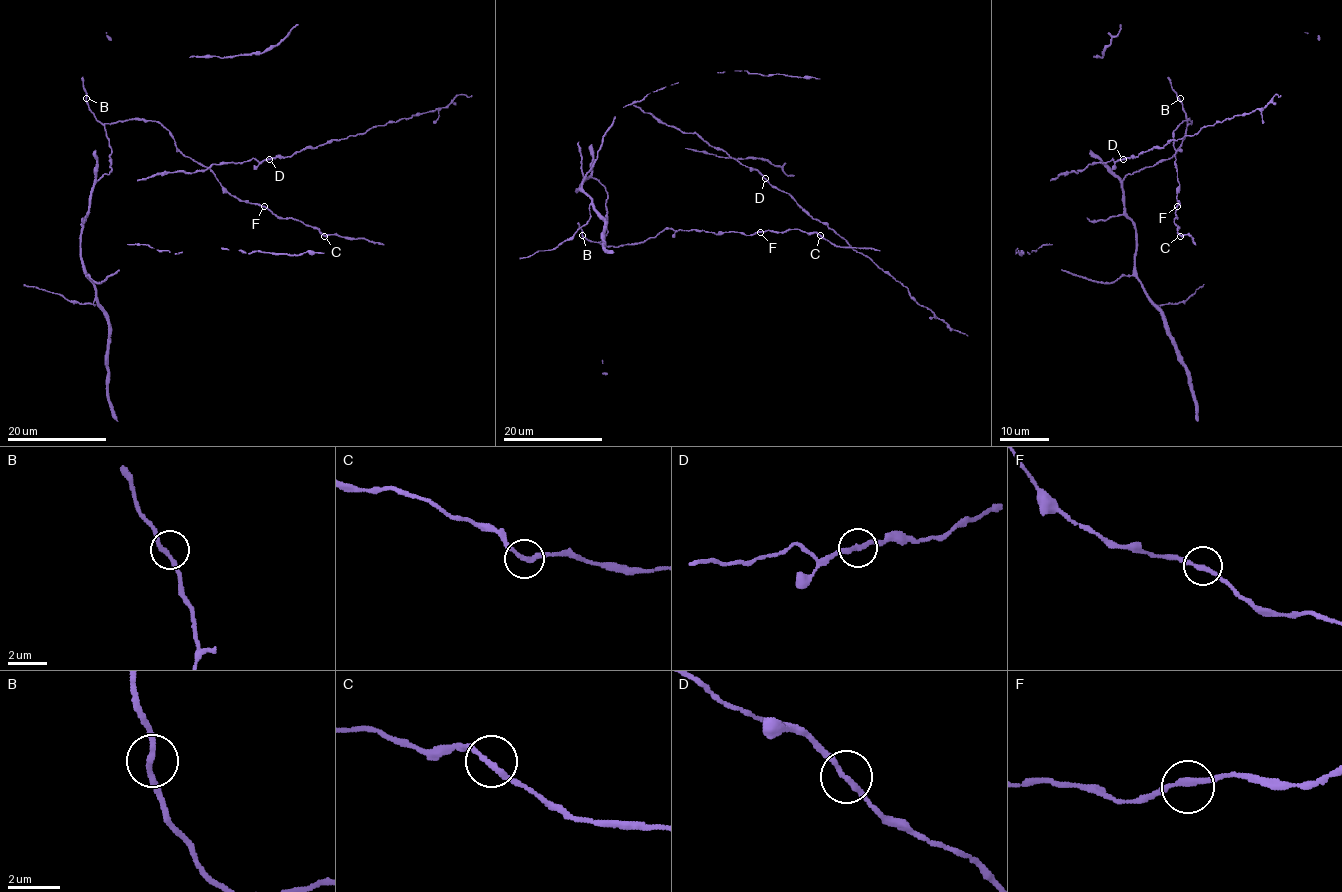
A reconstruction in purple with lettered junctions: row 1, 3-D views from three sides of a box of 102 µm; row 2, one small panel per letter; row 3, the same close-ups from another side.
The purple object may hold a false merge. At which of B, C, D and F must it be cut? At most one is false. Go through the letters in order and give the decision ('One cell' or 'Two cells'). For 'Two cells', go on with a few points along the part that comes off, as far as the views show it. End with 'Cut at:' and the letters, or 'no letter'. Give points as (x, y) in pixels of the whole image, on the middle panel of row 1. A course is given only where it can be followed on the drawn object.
B: One cell
C: One cell
D: One cell
F: One cell
Cut at: no letter

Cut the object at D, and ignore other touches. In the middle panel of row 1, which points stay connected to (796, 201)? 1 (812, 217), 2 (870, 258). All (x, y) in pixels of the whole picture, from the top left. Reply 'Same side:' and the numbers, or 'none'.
Same side: 1, 2

